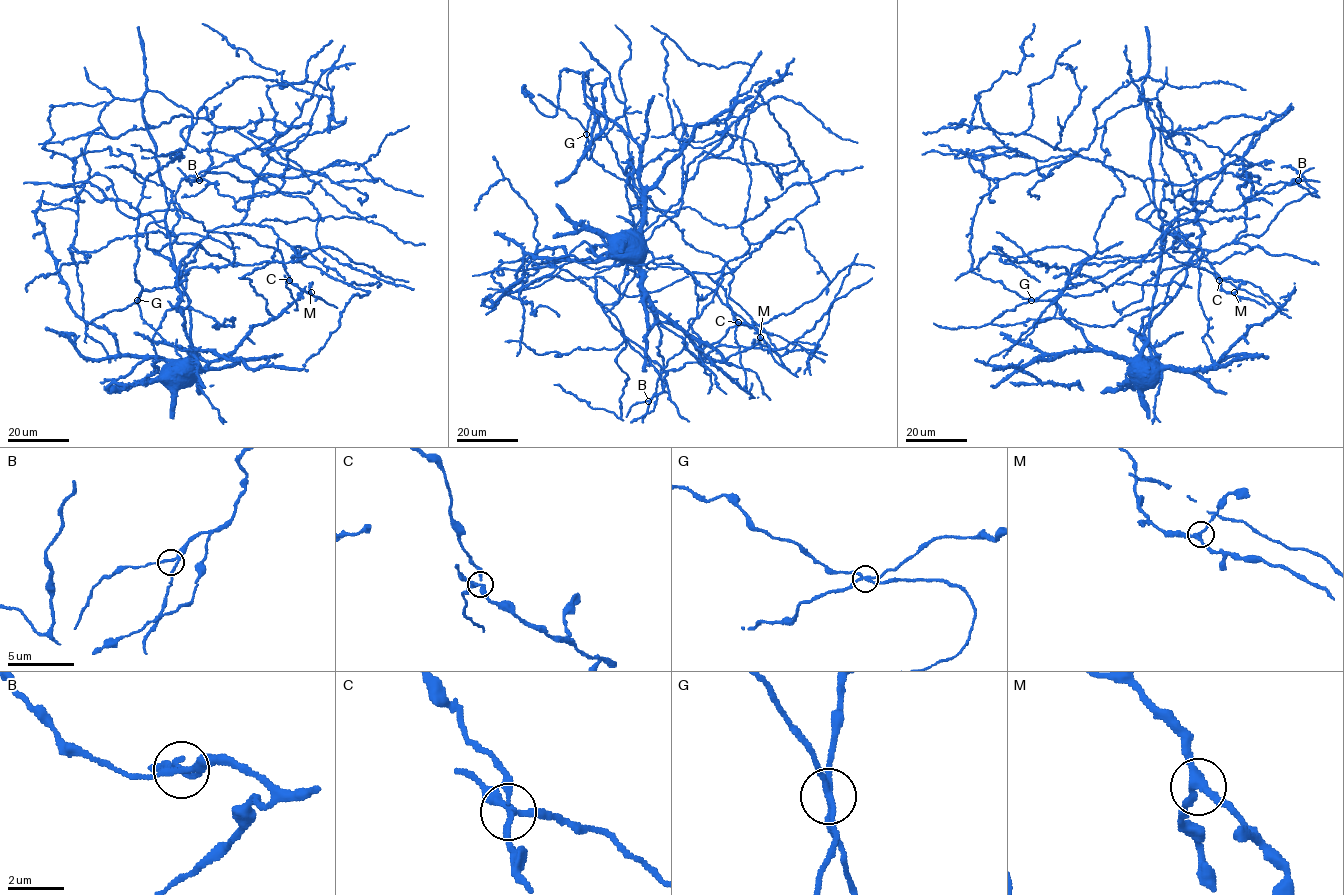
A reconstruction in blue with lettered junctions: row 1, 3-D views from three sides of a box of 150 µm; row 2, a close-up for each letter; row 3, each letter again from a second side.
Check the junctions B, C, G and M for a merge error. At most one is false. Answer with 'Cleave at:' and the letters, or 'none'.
Cleave at: C

